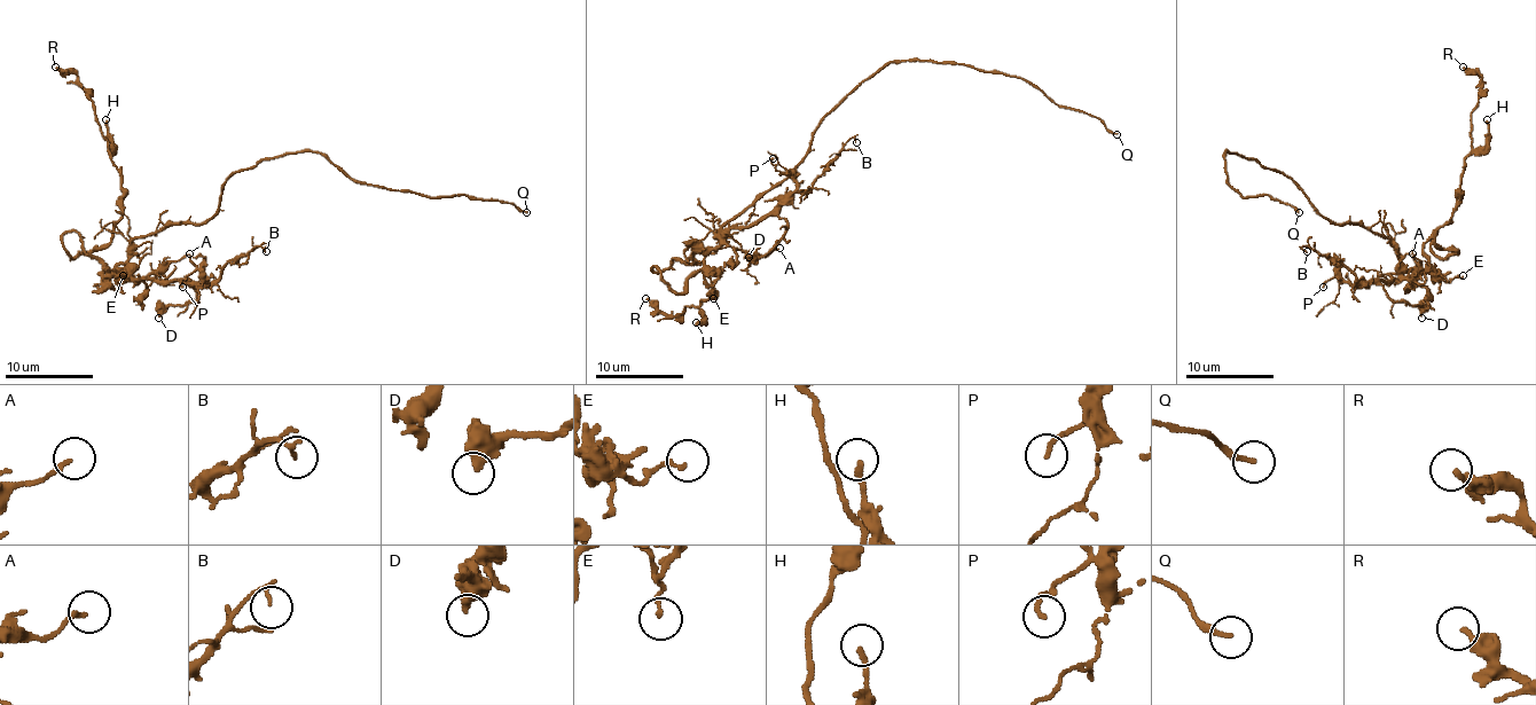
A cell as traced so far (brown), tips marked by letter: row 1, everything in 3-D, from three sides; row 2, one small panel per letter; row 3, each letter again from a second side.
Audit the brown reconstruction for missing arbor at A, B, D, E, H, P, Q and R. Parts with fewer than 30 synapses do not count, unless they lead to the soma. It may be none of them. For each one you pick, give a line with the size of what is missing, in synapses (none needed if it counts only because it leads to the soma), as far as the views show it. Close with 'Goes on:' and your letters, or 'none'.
Goes on: Q

